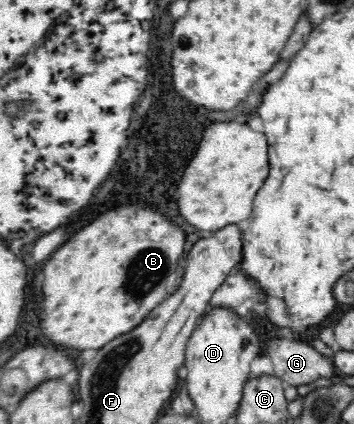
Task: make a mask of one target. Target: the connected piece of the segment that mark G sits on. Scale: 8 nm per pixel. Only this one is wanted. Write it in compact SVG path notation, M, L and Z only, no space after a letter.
M290 335L266 340L263 353L271 356L276 374L287 385L298 387L319 378L331 379L335 376L332 358Z

